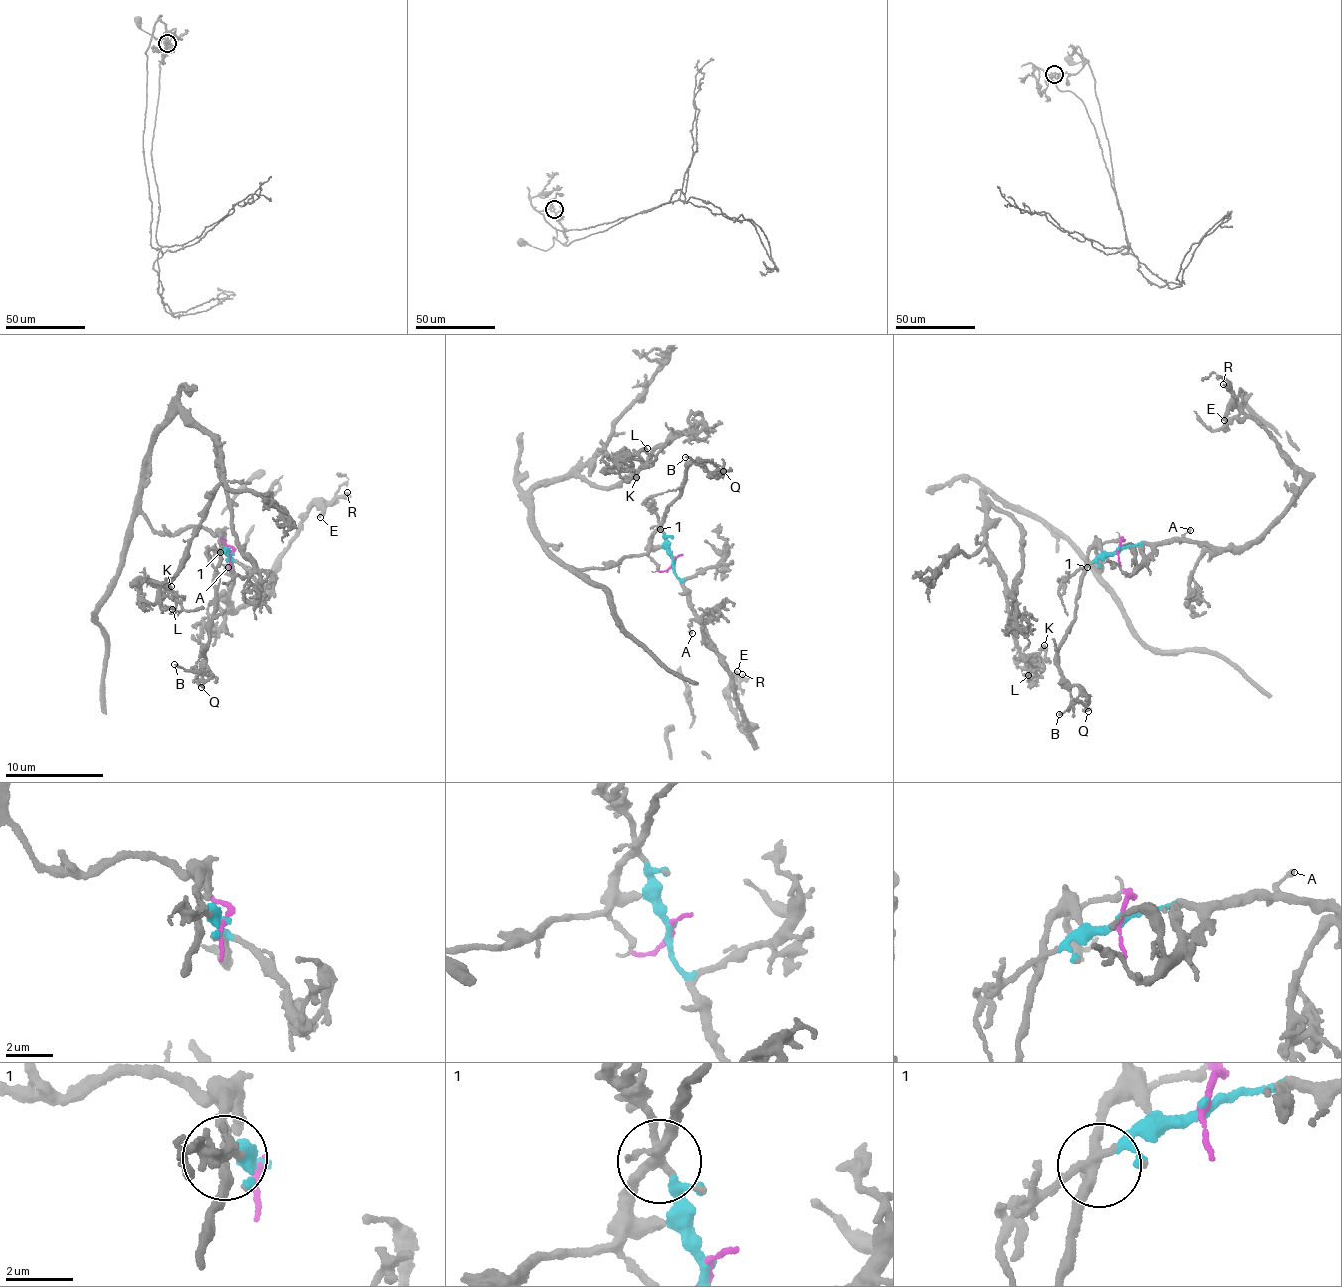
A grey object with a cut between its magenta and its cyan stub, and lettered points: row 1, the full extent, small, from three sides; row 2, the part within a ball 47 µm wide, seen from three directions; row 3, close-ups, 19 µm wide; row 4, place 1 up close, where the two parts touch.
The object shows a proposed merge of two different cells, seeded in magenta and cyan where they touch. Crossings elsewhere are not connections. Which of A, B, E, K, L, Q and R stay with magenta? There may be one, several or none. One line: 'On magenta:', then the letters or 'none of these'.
On magenta: B, K, L, Q

